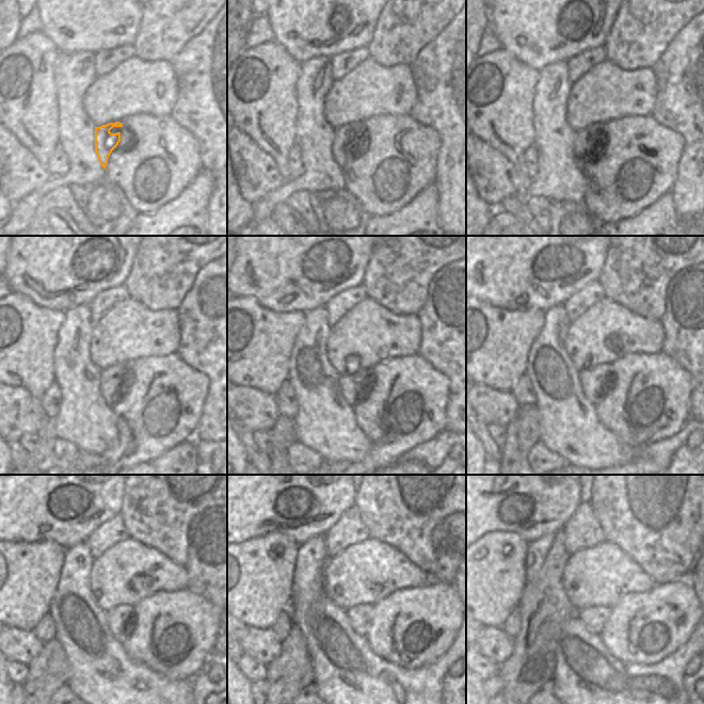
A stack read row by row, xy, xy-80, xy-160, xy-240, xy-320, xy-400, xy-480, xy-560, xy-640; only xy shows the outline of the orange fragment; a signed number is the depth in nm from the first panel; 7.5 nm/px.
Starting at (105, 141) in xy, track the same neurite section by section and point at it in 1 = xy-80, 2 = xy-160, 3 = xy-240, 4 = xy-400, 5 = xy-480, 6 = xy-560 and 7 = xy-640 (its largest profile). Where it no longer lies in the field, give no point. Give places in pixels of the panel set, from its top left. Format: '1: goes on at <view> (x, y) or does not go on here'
1: goes on at xy-80 (344, 141)
2: goes on at xy-160 (584, 147)
3: goes on at xy-240 (108, 386)
4: goes on at xy-400 (594, 383)
5: goes on at xy-480 (120, 619)
6: goes on at xy-560 (360, 617)
7: goes on at xy-640 (593, 618)

